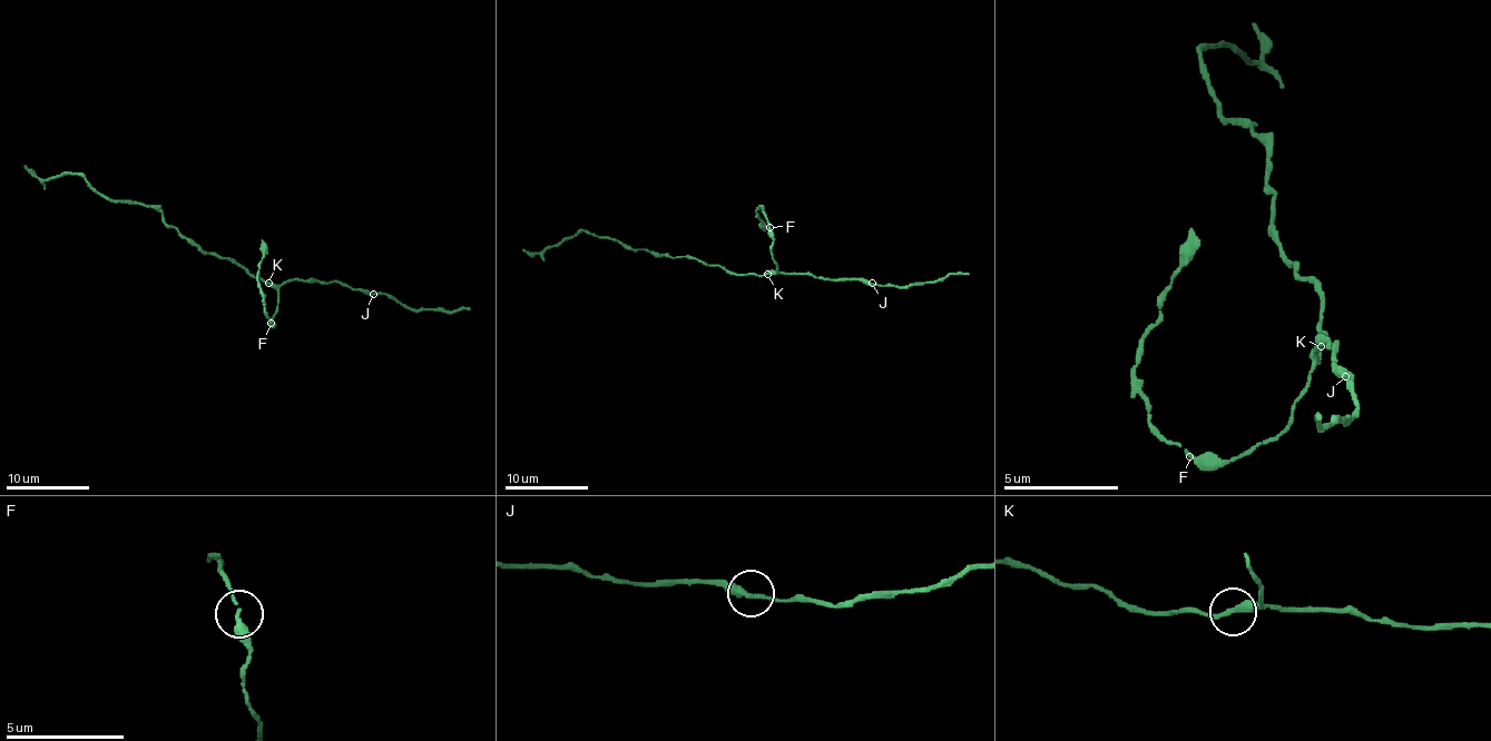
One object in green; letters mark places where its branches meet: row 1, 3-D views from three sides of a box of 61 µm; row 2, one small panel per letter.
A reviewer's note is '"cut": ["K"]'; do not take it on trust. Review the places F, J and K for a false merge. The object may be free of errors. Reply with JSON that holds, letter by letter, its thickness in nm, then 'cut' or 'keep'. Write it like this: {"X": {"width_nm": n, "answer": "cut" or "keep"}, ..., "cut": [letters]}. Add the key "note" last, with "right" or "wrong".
{"F": {"width_nm": 300, "answer": "keep"}, "J": {"width_nm": 280, "answer": "keep"}, "K": {"width_nm": 280, "answer": "cut"}, "cut": ["K"], "note": "right"}

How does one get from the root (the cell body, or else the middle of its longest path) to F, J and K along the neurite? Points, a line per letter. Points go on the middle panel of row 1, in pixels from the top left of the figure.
F: (729, 273), (772, 275), (776, 270), (769, 227)
J: (729, 273), (801, 273), (824, 279), (863, 279), (872, 283)
K: (729, 273), (767, 275)

